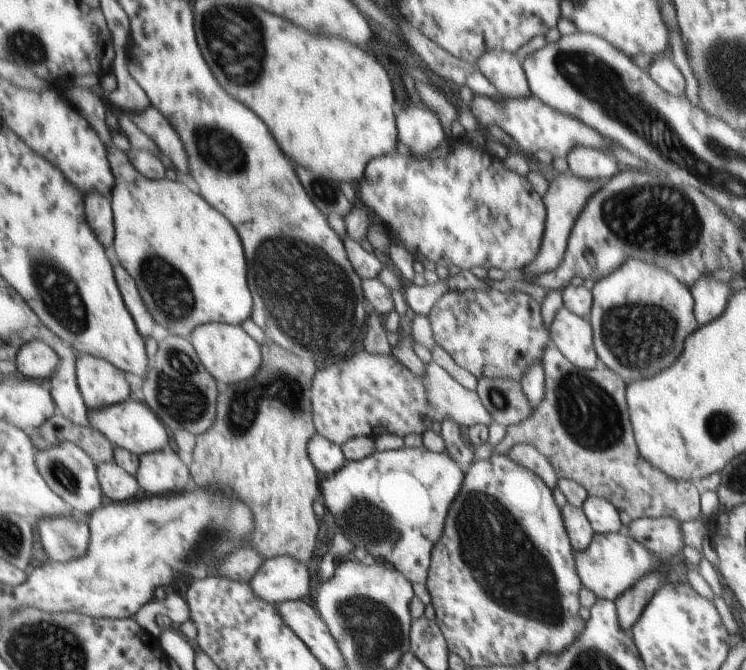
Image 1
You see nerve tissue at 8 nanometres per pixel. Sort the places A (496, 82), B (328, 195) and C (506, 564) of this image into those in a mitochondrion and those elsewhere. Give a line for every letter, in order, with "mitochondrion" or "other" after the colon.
A: other
B: mitochondrion
C: mitochondrion

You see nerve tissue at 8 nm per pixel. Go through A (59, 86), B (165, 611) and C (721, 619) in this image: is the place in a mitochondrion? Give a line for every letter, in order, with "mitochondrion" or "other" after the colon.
A: other
B: other
C: other

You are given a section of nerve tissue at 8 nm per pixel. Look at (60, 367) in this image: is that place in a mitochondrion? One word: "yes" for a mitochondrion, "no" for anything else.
no

